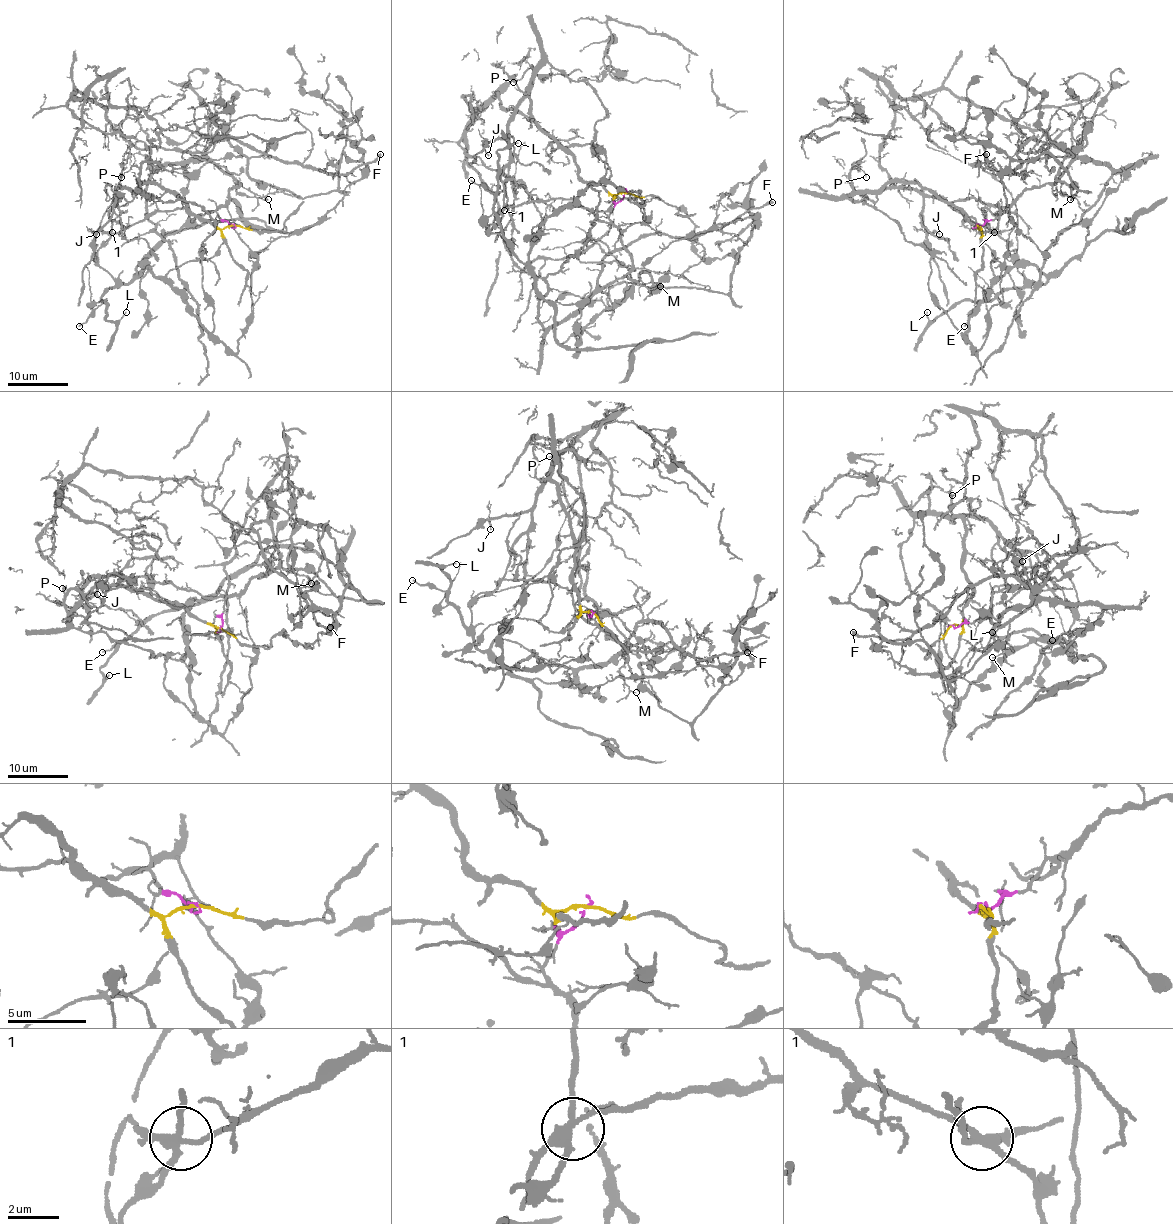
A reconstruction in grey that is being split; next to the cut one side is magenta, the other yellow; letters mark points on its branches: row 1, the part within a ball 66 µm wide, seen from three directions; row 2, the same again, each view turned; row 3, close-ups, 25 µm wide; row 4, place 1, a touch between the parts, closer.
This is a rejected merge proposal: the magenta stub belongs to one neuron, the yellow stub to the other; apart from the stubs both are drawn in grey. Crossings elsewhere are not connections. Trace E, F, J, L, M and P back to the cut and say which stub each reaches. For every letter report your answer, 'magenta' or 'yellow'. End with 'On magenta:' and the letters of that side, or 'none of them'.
E: magenta
F: magenta
J: yellow
L: magenta
M: magenta
P: yellow
On magenta: E, F, L, M

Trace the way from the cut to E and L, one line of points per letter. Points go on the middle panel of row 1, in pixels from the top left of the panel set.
E: (625, 192), (610, 221), (572, 200), (507, 207), (485, 233), (504, 239), (493, 194), (470, 180)
L: (625, 192), (610, 221), (538, 200), (485, 233), (508, 239), (497, 151), (517, 144)

